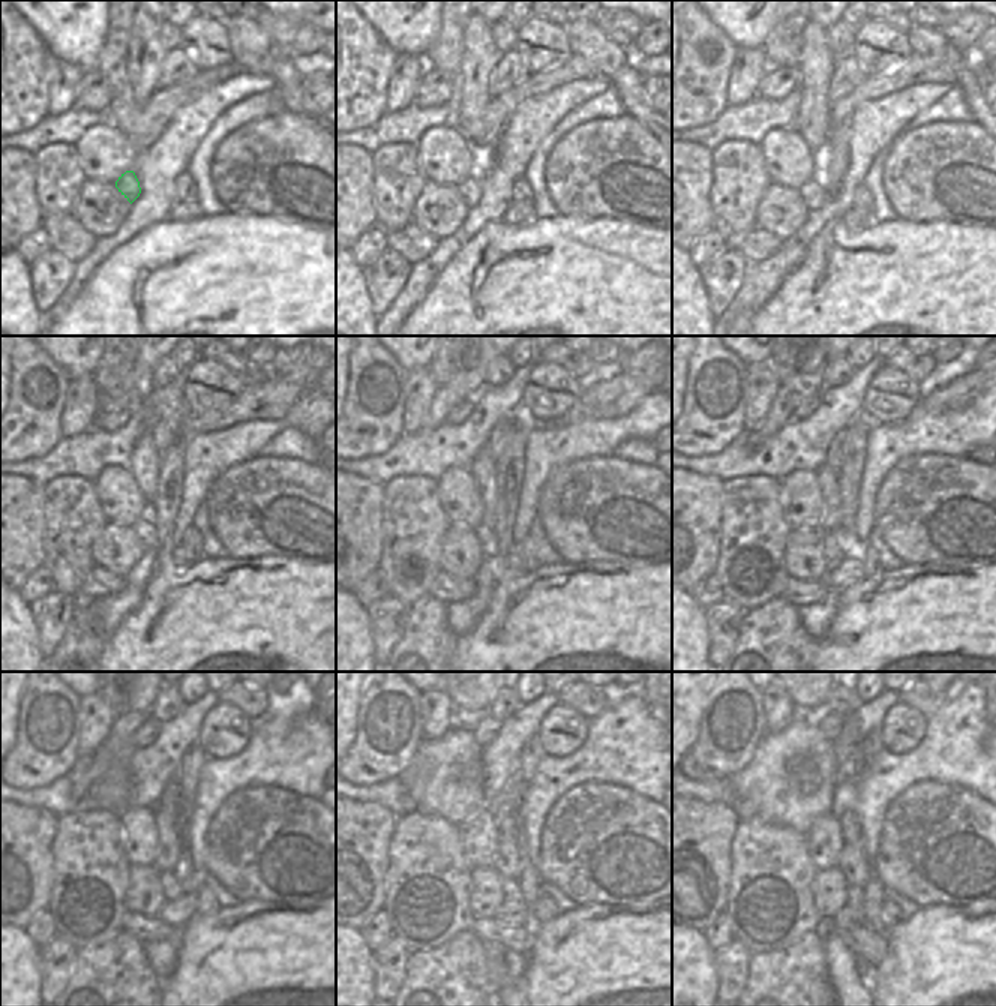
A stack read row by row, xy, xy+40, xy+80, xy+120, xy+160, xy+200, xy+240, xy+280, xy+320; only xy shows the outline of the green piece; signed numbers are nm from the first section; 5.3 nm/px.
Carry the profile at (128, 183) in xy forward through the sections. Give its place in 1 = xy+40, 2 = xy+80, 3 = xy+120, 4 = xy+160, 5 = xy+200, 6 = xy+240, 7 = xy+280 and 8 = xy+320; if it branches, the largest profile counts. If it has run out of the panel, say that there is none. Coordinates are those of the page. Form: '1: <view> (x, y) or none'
1: xy+40 (470, 189)
2: xy+80 (815, 197)
3: xy+120 (146, 532)
4: xy+160 (485, 534)
5: xy+200 (834, 555)
6: xy+240 (173, 889)
7: xy+280 (510, 888)
8: xy+320 (854, 894)

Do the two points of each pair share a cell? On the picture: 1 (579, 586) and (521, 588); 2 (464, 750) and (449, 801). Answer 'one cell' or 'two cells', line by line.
1: one cell
2: one cell

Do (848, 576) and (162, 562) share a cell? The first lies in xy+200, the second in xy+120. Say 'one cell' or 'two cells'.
two cells

